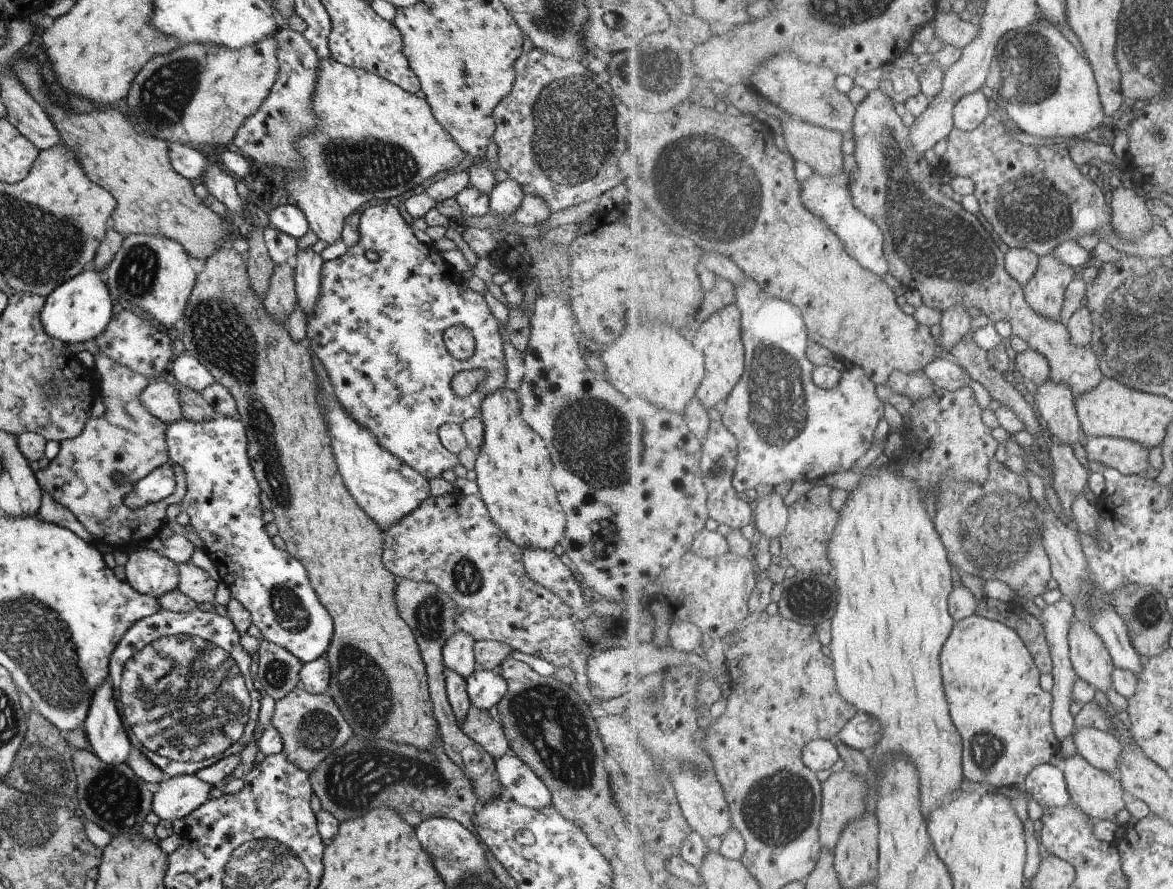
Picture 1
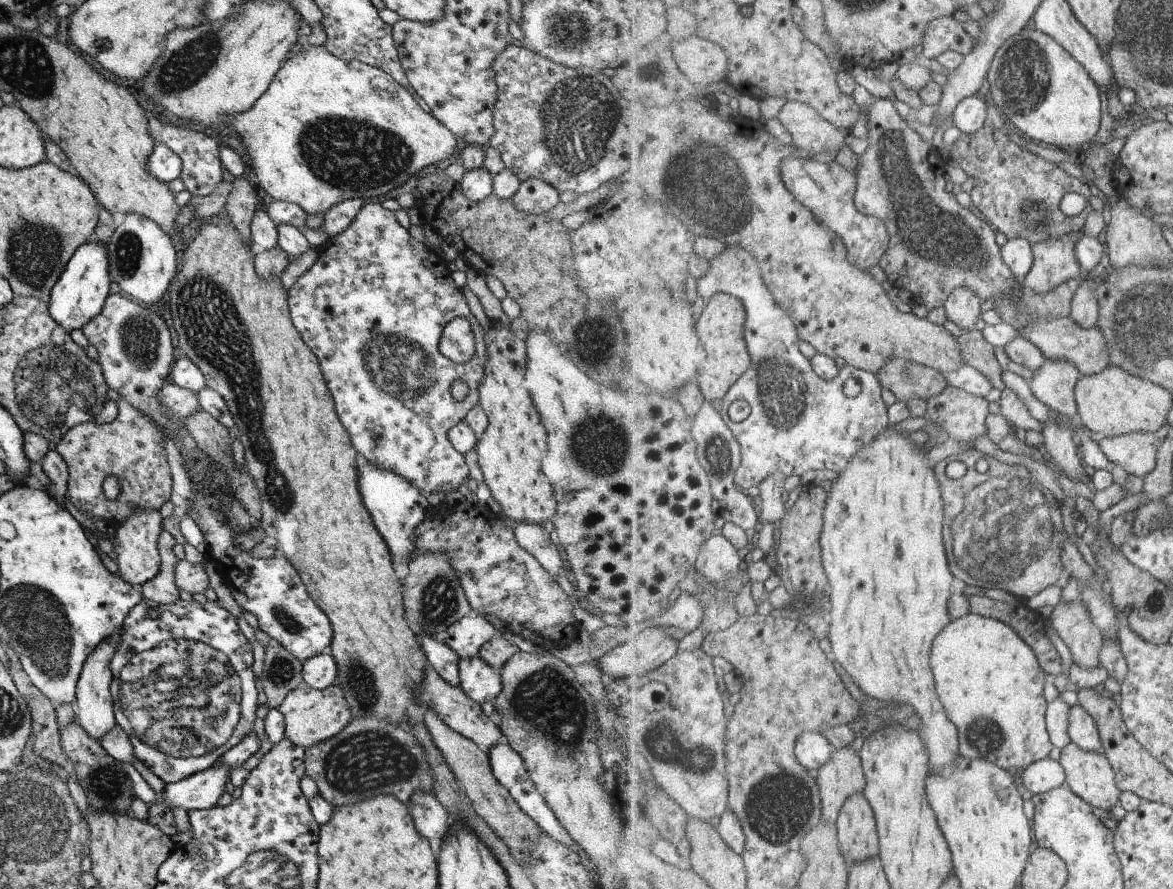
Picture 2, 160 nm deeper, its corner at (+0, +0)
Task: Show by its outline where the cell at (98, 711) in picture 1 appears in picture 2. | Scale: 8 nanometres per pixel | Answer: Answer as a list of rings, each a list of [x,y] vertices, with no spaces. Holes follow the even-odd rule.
[[[109,635],[107,638],[101,639],[101,642],[94,646],[94,649],[83,661],[75,685],[74,716],[83,730],[97,742],[100,736],[104,735],[116,723],[113,714],[112,696],[110,695],[112,676],[109,665],[118,646],[119,636],[117,635]]]

